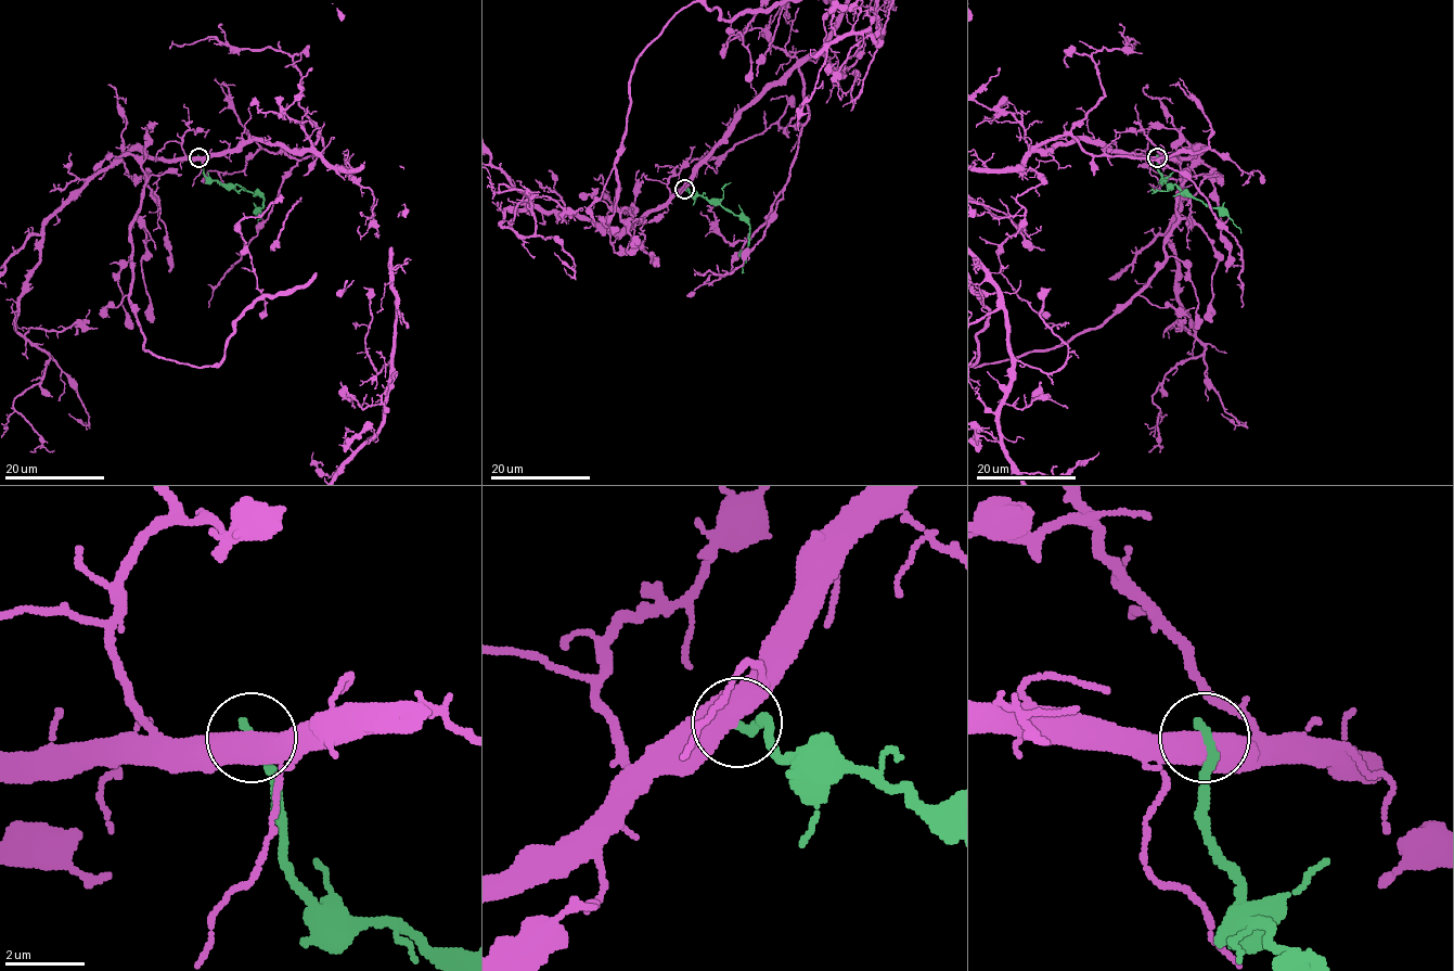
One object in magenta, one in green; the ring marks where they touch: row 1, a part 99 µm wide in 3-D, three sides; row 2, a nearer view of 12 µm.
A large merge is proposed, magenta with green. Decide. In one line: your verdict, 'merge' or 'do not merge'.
do not merge

